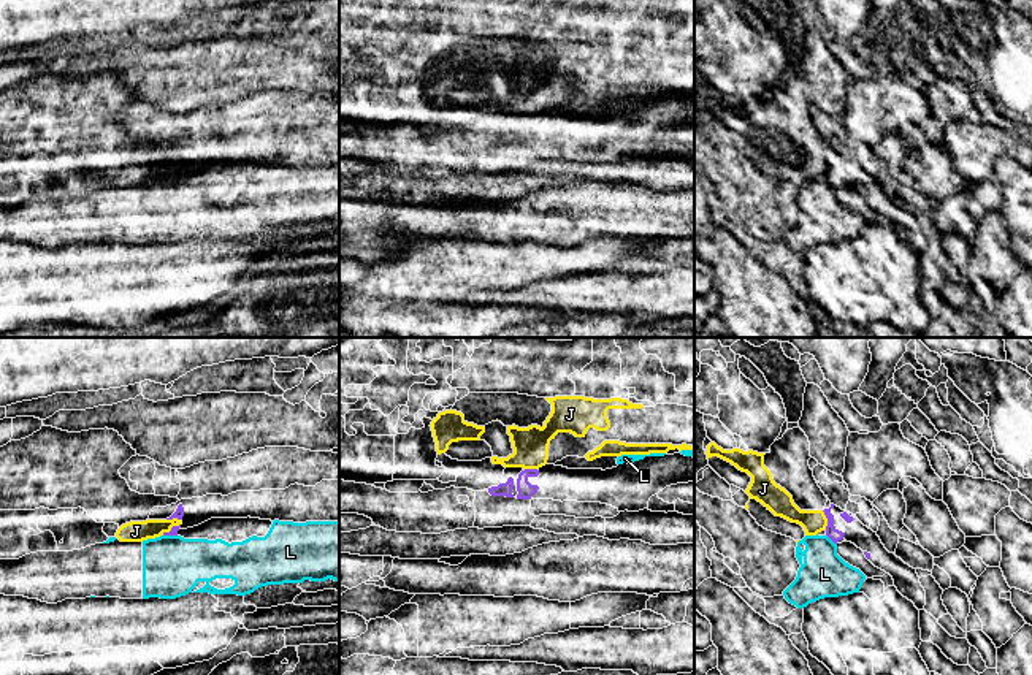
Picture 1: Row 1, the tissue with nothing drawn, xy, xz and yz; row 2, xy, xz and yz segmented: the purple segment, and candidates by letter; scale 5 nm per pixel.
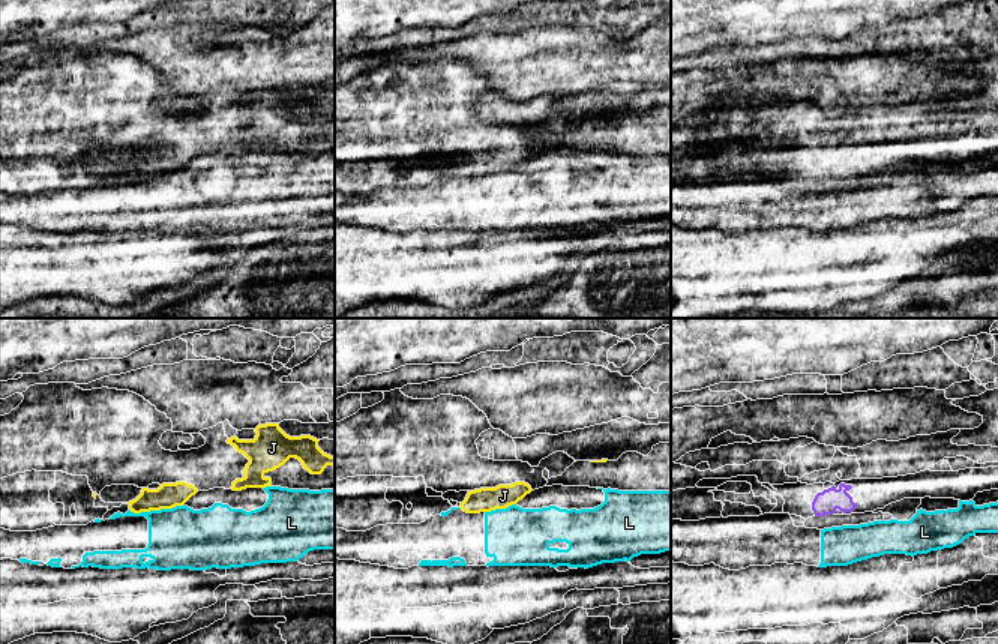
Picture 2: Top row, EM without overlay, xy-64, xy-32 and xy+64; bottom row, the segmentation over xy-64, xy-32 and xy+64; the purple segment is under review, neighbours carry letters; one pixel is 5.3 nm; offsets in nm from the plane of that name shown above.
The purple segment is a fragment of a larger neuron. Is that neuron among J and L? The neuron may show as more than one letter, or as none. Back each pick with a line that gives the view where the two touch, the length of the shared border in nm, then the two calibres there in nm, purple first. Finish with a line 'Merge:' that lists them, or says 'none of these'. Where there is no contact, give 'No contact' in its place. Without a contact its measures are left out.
Merge: none of these

